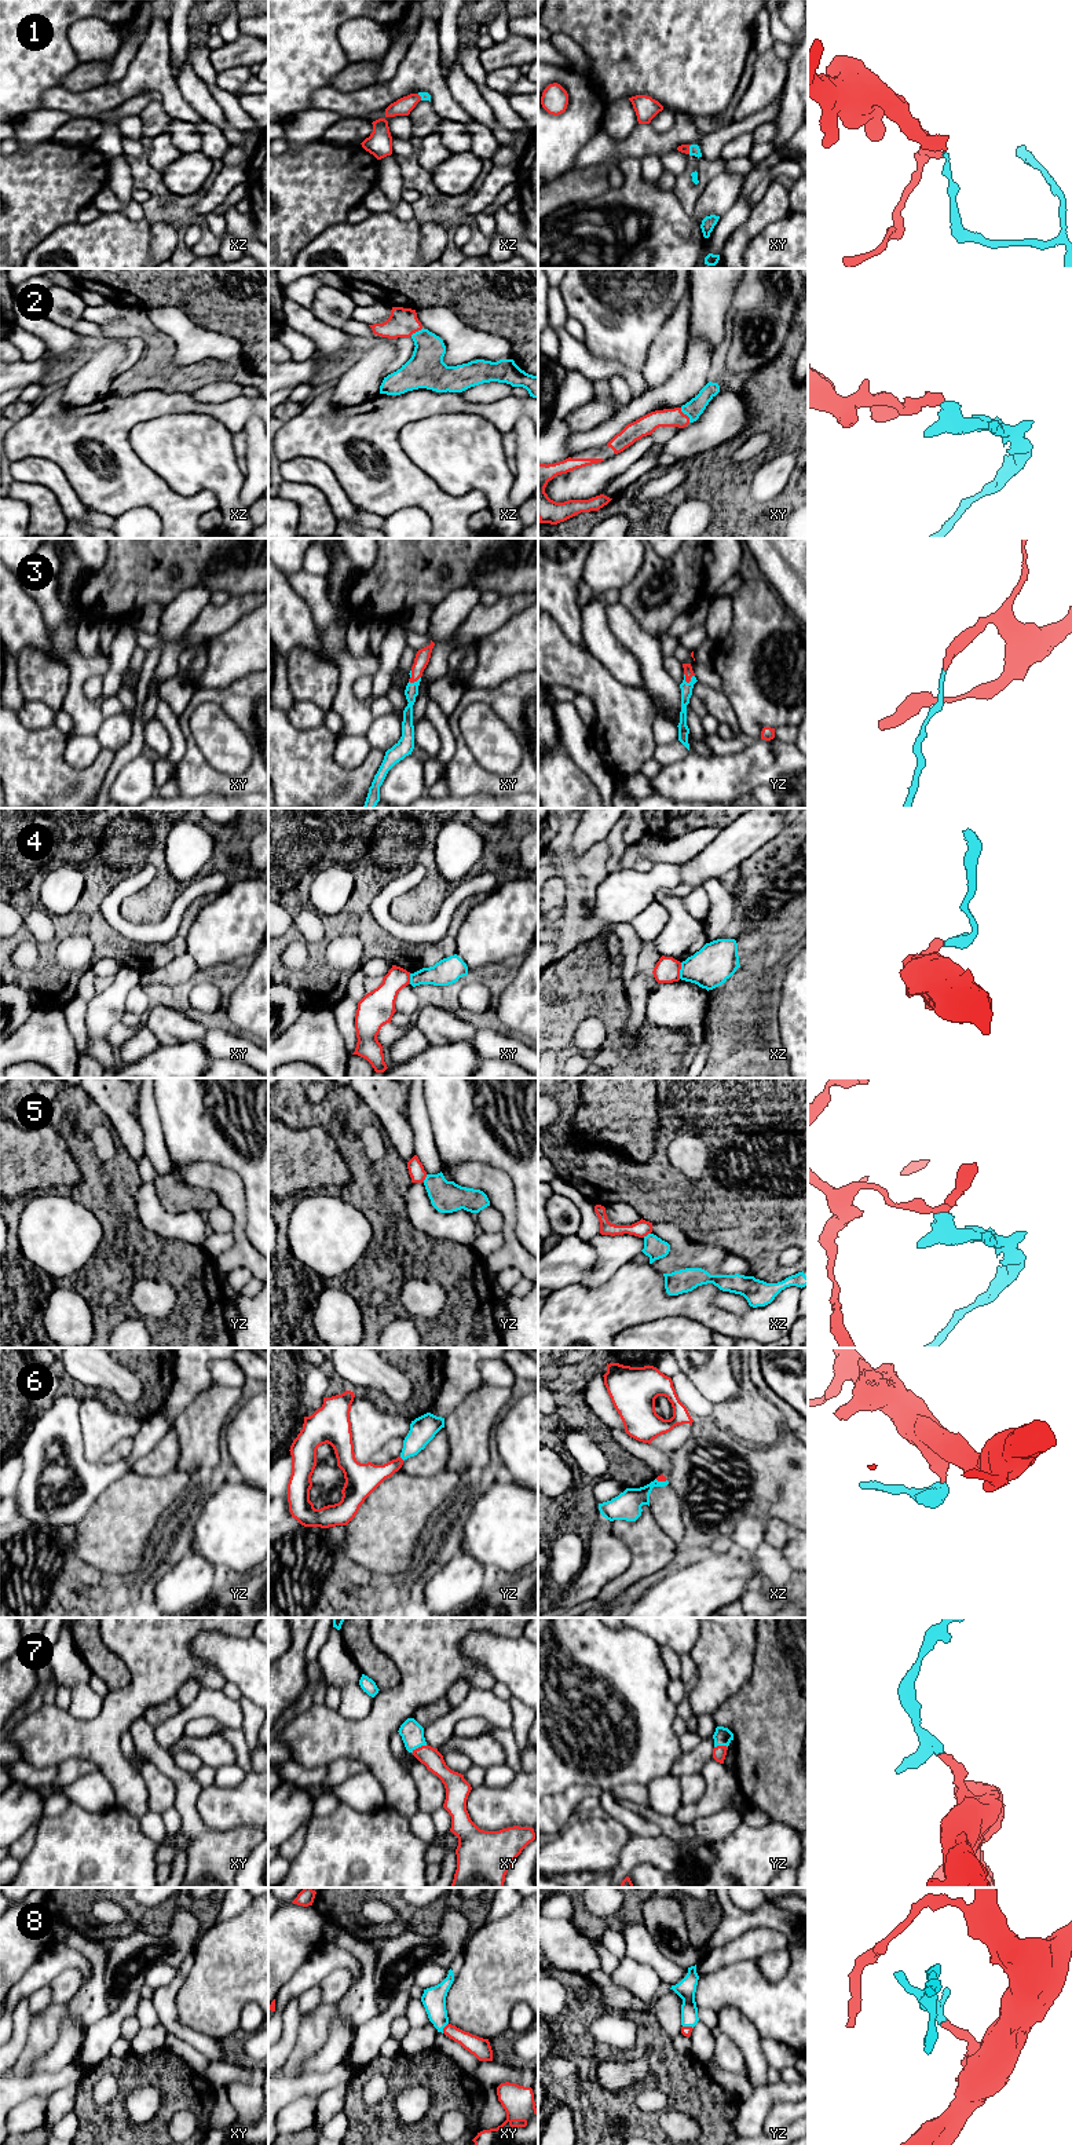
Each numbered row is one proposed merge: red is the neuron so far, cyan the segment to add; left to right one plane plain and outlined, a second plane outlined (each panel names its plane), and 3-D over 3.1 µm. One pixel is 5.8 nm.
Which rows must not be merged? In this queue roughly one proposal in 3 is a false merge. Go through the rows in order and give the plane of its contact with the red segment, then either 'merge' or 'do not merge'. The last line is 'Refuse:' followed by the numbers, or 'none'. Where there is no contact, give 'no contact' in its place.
1: contact in xy; merge
2: contact in xy; merge
3: contact in yz; merge
4: contact in xz; do not merge
5: contact in yz; do not merge
6: contact in yz; merge
7: contact in xy; merge
8: contact in xy; merge
Refuse: 4, 5

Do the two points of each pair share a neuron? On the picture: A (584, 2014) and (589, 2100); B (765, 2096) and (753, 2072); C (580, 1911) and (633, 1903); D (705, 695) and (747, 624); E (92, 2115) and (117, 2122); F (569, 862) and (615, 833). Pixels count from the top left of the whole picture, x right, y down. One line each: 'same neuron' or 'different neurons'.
A: same neuron
B: different neurons
C: same neuron
D: different neurons
E: same neuron
F: different neurons

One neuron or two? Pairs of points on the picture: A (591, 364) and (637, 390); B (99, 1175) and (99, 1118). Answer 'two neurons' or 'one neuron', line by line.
A: one neuron
B: one neuron

